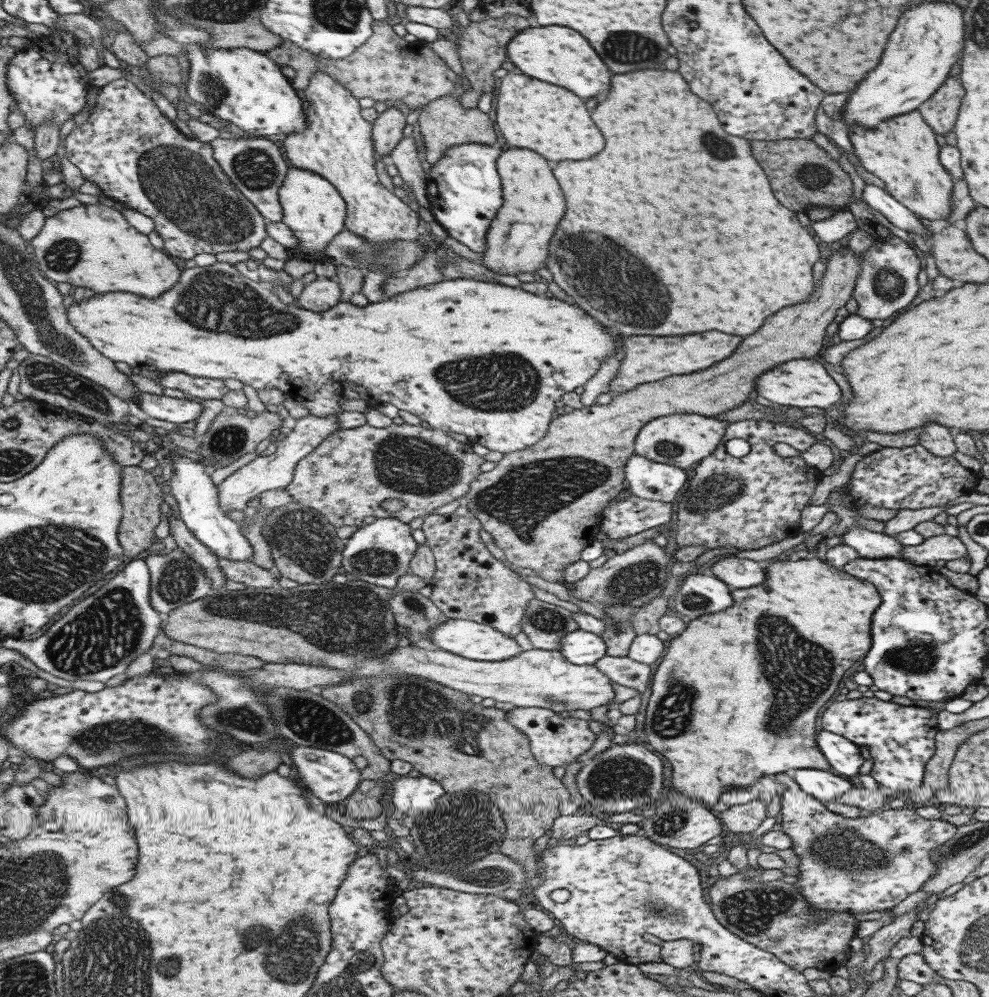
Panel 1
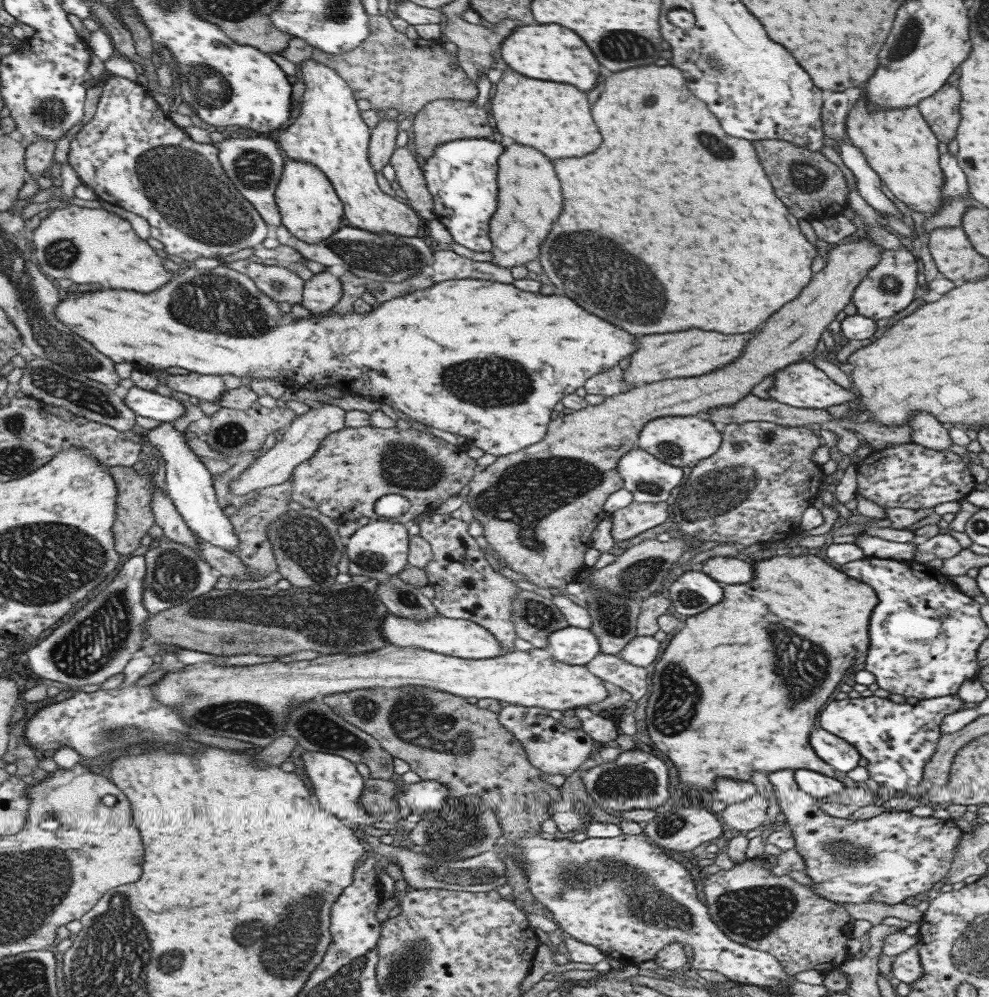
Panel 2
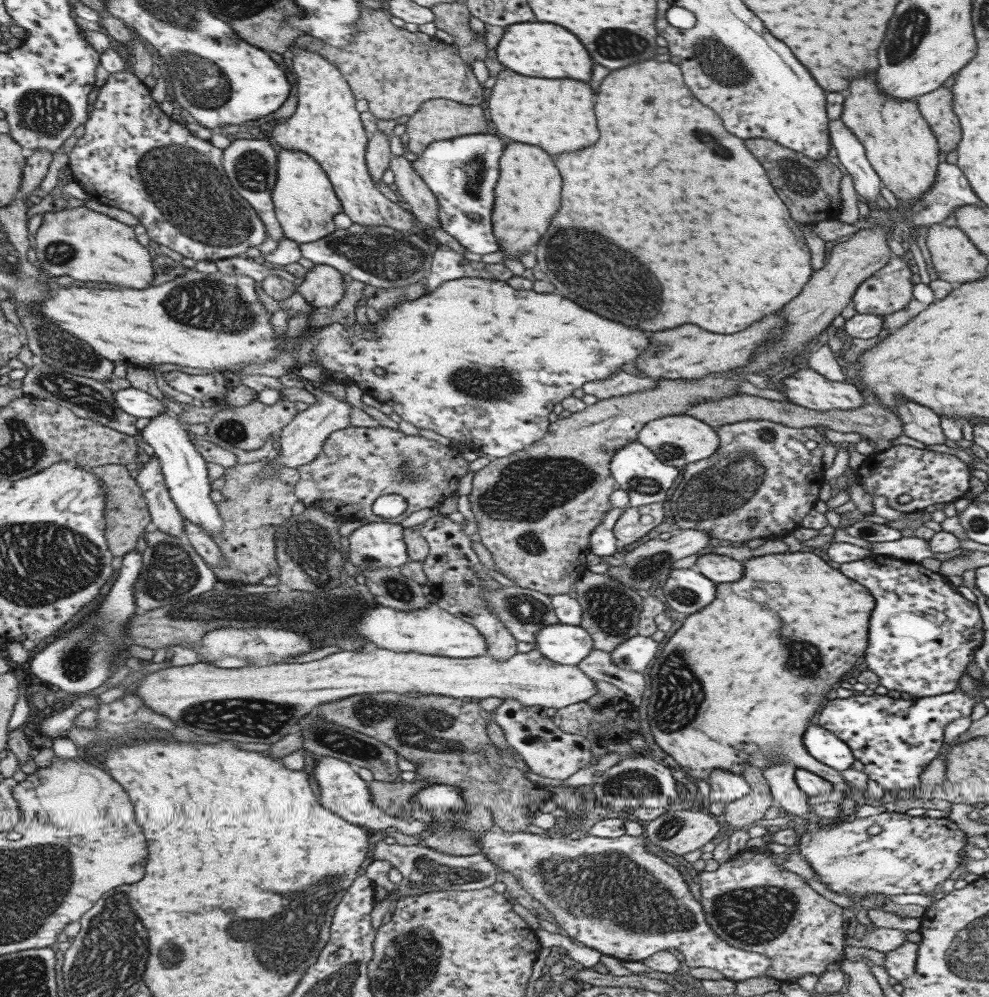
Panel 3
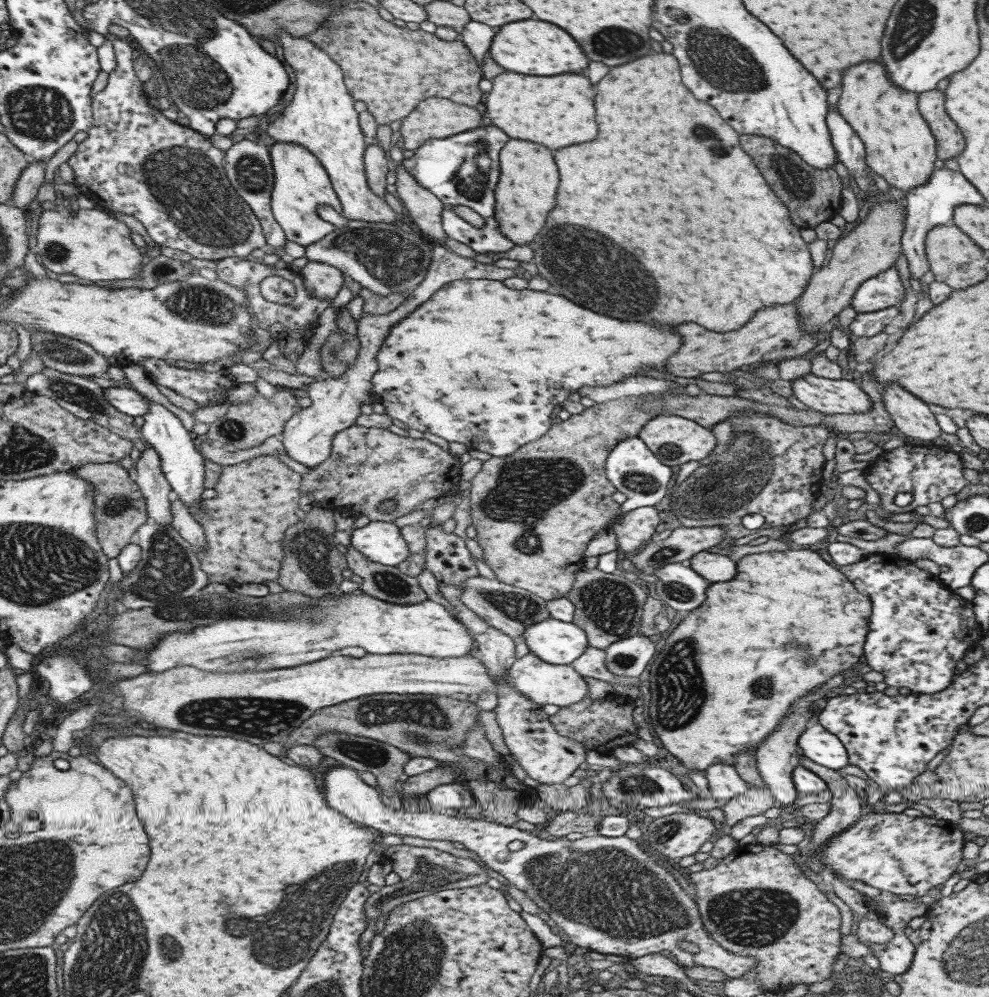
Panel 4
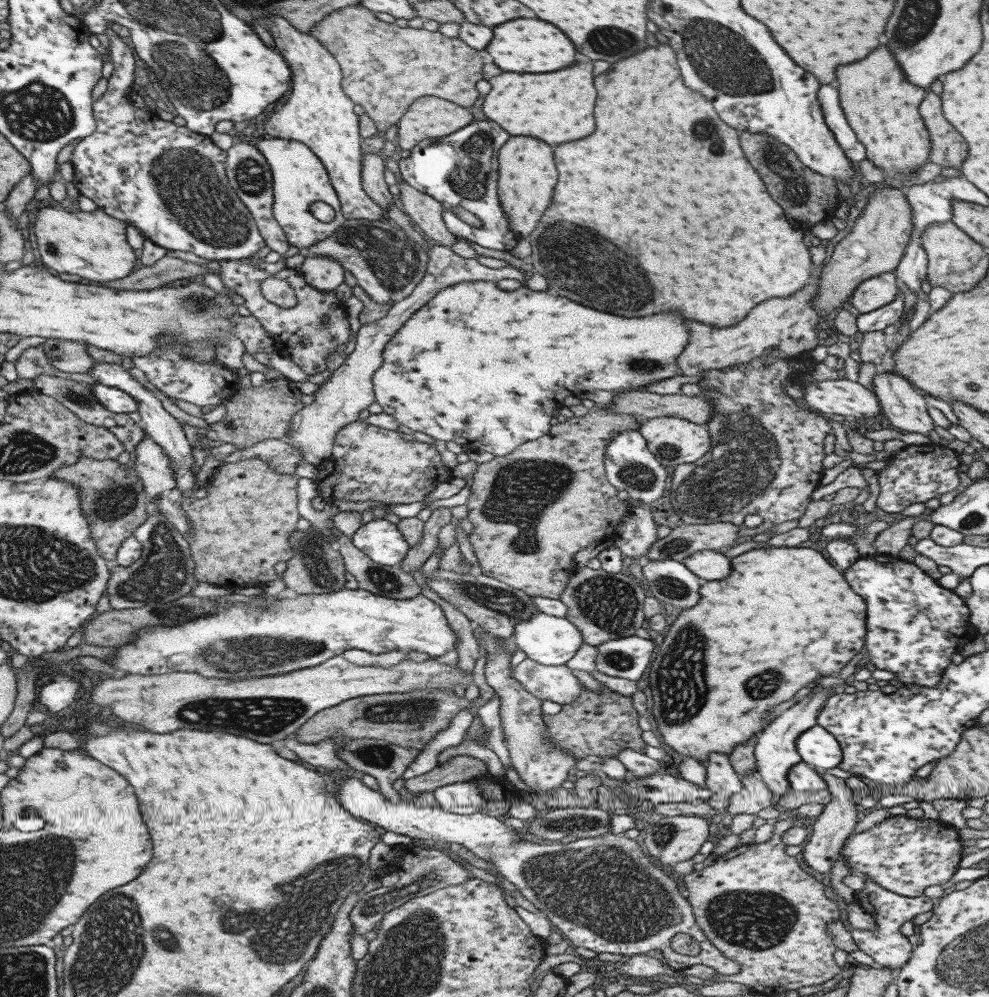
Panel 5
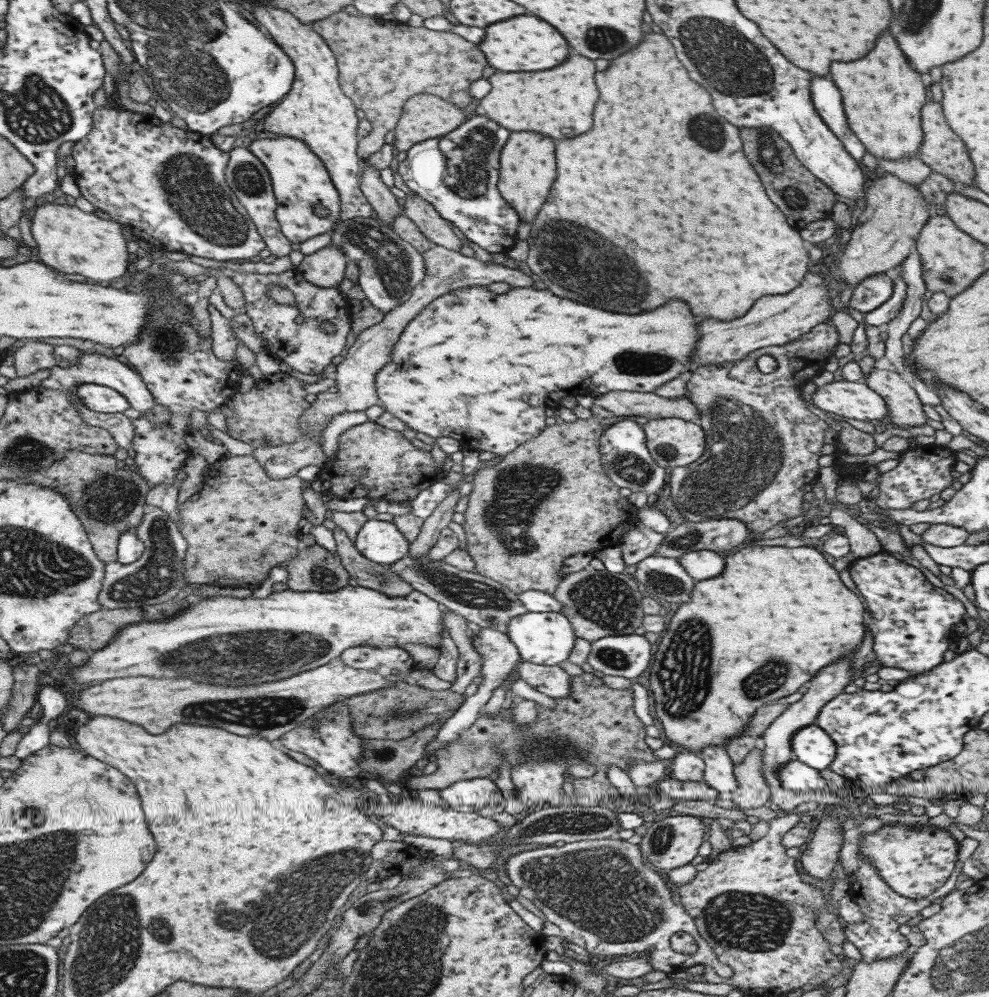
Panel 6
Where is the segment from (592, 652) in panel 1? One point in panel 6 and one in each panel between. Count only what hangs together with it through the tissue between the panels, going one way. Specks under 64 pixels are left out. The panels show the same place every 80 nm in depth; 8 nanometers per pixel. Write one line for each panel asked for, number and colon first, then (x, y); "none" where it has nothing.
2: (575, 646)
3: (566, 644)
4: (553, 641)
5: (549, 640)
6: (545, 638)

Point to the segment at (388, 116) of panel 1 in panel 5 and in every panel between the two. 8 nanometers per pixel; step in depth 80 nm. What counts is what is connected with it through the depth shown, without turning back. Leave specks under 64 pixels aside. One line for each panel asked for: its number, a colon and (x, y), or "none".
2: (381, 143)
3: (376, 156)
4: (375, 165)
5: (371, 176)

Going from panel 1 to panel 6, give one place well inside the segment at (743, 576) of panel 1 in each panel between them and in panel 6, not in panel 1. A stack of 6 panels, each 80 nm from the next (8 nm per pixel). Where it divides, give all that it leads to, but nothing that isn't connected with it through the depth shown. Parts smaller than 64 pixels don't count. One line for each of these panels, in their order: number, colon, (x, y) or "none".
2: (725, 570)
3: (719, 569)
4: (713, 568)
5: (708, 565)
6: (700, 565)

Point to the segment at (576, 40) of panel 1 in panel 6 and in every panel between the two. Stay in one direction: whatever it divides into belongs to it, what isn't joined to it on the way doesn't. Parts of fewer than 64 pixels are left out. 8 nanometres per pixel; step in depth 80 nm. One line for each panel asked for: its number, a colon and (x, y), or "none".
2: (551, 53)
3: (538, 49)
4: (533, 47)
5: (525, 45)
6: (524, 43)

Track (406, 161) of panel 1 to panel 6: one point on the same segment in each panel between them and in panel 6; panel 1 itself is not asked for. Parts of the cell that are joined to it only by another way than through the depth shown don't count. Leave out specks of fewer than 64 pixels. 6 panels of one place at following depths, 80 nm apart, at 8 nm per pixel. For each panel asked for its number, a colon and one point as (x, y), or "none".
2: (407, 173)
3: (417, 198)
4: (425, 208)
5: (426, 212)
6: (434, 228)

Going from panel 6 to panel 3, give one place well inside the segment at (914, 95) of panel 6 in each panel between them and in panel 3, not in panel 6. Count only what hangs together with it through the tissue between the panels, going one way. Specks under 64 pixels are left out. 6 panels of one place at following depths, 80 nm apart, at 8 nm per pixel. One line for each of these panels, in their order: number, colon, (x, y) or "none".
3: (899, 145)
4: (898, 146)
5: (881, 107)

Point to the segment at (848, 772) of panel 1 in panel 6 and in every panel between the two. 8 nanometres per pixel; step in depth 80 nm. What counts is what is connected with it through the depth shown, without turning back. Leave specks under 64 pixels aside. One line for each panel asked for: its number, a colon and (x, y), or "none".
2: (834, 751)
3: (822, 745)
4: (818, 745)
5: (815, 746)
6: (810, 745)

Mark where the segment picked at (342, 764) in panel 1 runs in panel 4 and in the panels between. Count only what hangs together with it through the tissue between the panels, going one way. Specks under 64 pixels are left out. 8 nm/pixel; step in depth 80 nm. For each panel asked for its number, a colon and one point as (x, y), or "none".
2: (337, 786)
3: (341, 791)
4: (607, 895)

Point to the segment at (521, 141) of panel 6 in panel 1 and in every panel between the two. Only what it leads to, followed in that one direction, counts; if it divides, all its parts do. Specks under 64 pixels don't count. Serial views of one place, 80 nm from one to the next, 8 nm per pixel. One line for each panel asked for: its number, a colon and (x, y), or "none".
1: (516, 241)
2: (528, 199)
3: (526, 194)
4: (525, 191)
5: (526, 170)

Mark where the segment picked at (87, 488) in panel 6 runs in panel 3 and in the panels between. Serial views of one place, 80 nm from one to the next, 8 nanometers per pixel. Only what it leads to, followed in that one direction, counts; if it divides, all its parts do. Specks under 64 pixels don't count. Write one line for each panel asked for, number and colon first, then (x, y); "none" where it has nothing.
3: (127, 513)
4: (121, 507)
5: (113, 497)

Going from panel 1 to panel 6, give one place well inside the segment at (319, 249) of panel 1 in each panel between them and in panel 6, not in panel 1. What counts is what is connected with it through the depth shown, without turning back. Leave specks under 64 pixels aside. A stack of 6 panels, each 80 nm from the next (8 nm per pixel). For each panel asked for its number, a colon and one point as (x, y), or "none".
2: (309, 209)
3: (304, 202)
4: (300, 184)
5: (298, 178)
6: (299, 180)

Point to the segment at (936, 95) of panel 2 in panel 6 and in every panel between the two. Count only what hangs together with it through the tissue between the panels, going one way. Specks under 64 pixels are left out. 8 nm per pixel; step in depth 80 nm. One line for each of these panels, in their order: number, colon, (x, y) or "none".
3: (935, 107)
4: (949, 143)
5: (947, 148)
6: (940, 149)

